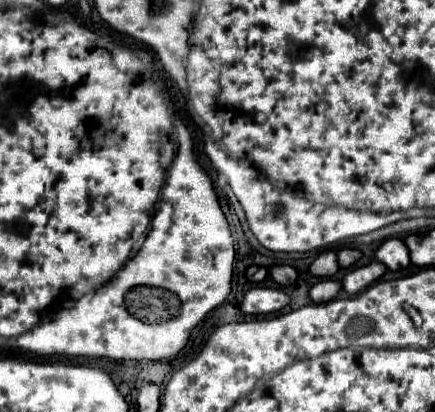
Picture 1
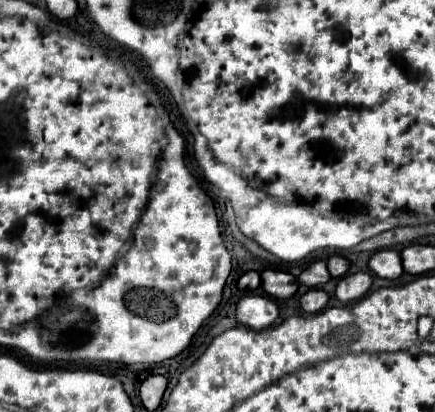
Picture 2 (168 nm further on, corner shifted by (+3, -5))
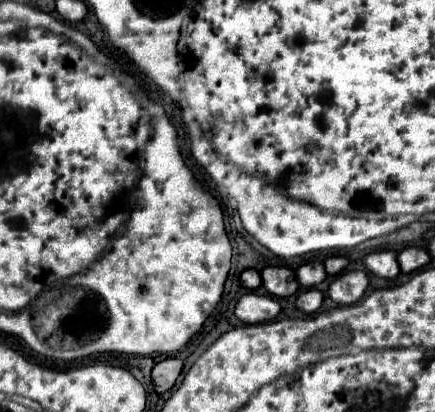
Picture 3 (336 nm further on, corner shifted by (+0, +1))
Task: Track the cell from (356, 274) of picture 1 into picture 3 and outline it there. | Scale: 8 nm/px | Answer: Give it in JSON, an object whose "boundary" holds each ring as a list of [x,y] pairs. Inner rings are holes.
{"boundary":[[[354,270],[354,272],[344,272],[336,276],[336,280],[328,288],[328,296],[332,302],[340,306],[350,306],[356,304],[368,288],[368,274],[364,270]]]}

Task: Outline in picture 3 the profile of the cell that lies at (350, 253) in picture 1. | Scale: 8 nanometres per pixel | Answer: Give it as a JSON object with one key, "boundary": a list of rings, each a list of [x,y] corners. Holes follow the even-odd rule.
{"boundary":[[[330,256],[330,258],[324,262],[324,266],[326,266],[326,274],[336,276],[336,274],[340,274],[340,272],[348,266],[348,260],[346,260],[344,256]]]}

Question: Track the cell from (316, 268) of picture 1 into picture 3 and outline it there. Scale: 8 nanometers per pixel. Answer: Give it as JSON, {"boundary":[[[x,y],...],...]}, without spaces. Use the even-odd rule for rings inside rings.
{"boundary":[[[320,260],[316,262],[308,262],[304,266],[300,266],[296,270],[296,276],[298,276],[298,284],[302,288],[312,288],[316,284],[320,284],[324,278],[326,278],[326,272],[324,272],[324,264]]]}

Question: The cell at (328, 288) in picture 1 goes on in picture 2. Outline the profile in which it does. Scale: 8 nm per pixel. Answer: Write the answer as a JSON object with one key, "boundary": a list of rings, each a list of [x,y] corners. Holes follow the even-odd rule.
{"boundary":[[[311,288],[307,290],[303,296],[301,296],[301,308],[307,312],[307,314],[315,314],[315,312],[321,312],[327,302],[329,302],[329,294],[323,290],[323,288]]]}

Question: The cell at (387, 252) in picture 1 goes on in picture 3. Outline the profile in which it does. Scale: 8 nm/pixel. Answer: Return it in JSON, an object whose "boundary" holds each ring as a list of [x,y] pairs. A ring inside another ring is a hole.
{"boundary":[[[382,250],[382,252],[372,252],[364,258],[364,266],[368,268],[370,274],[394,280],[400,274],[400,266],[396,260],[396,254],[392,250]]]}

